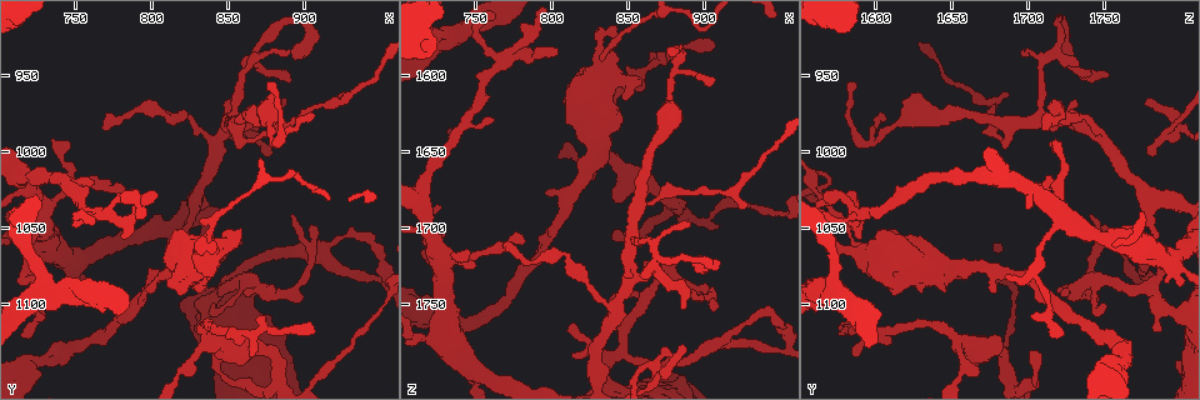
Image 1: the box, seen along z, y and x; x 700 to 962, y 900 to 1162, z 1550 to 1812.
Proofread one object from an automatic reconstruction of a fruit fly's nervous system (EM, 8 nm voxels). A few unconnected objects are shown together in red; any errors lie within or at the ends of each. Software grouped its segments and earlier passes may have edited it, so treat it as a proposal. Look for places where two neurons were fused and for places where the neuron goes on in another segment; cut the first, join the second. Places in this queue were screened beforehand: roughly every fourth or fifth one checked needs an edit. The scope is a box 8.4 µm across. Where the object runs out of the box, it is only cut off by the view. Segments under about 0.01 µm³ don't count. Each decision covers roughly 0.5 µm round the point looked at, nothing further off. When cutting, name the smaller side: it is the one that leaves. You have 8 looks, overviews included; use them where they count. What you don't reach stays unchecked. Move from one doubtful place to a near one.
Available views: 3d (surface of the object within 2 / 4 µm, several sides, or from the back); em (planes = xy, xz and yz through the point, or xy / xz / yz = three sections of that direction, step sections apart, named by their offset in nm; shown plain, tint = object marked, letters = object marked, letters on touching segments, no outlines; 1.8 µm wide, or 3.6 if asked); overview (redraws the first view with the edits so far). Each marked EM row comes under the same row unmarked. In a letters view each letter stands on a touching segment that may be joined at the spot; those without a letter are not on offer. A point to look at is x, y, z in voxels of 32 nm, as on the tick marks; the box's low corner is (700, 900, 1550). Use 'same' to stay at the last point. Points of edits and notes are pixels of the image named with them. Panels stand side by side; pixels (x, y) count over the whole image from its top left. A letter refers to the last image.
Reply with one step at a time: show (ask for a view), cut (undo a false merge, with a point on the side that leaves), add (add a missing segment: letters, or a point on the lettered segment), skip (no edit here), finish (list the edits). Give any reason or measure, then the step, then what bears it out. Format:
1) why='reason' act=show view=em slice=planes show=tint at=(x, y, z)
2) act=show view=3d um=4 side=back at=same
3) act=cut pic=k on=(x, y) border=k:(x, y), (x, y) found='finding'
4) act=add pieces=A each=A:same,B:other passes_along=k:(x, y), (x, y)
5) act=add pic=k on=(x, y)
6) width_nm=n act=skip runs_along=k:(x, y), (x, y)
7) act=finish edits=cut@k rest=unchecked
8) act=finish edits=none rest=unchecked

why='free end' act=show view=3d um=2 at=(720, 1118, 1722)

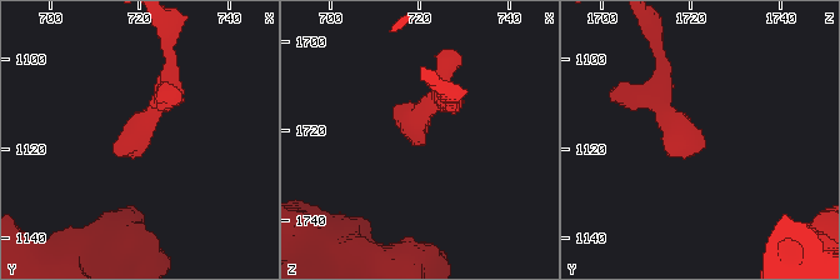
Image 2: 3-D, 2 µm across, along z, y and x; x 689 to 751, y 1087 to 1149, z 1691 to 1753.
act=show view=em slice=xy step=4 show=letters at=(720, 1120, 1723)

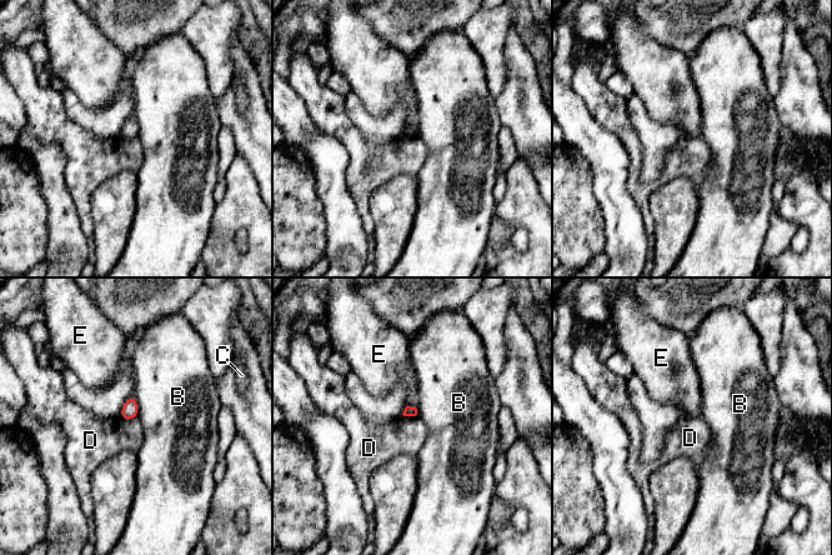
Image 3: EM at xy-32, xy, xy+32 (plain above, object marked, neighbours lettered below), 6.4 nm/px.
act=show view=em slice=yz step=4 show=letters at=same

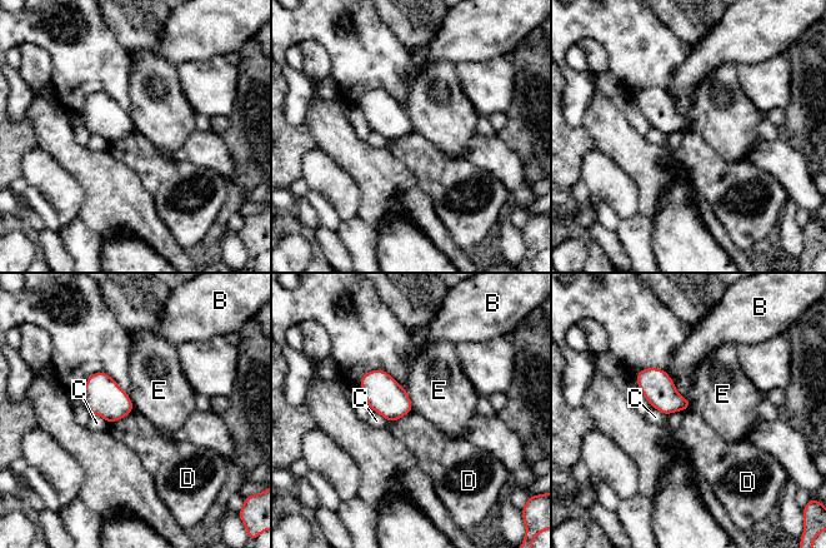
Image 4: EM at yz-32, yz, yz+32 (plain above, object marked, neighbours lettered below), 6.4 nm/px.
act=skip each=B:other,C:other,D:other,E:other border=4:(134, 409), (109, 424) found='no lettered segment goes on from it'

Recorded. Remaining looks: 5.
why='sudden change in width' act=show view=em slice=xy step=8 show=tint at=(868, 984, 1800)

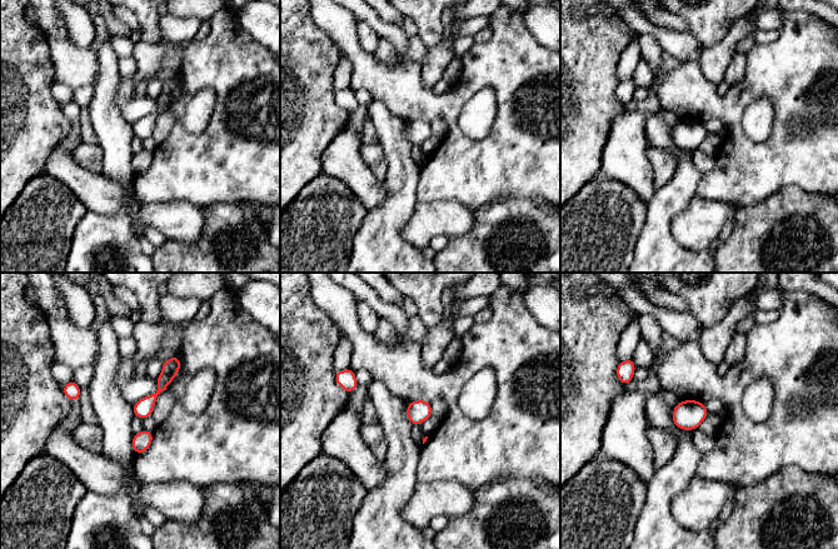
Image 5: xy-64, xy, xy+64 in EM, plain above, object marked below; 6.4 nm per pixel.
act=show view=em slice=planes show=letters at=same

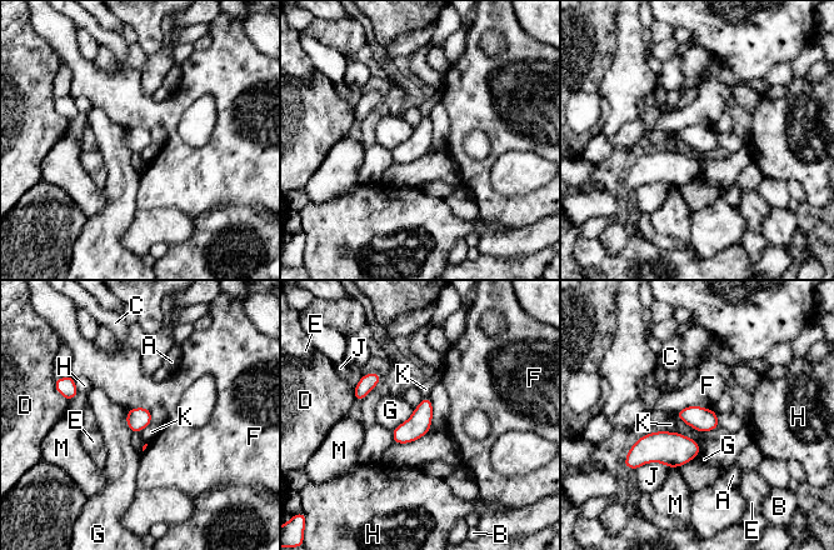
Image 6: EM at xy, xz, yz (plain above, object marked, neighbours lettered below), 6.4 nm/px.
act=skip each=A:other,B:other,C:other,D:other,E:other,F:other,G:other,H:other,J:other,K:other,M:other border=6:(719, 426), (699, 433) found='all the same neuron'

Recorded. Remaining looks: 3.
why='an open end' act=show view=em slice=xy step=4 show=letters at=(906, 1120, 1580)

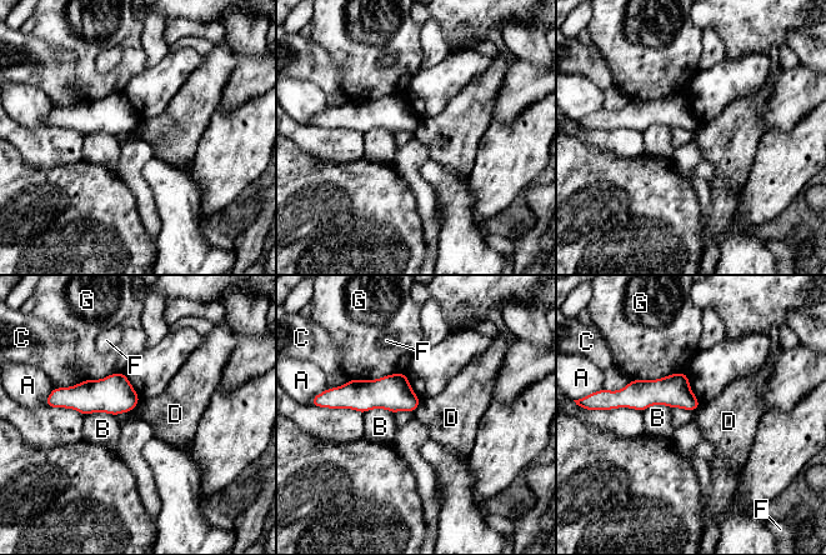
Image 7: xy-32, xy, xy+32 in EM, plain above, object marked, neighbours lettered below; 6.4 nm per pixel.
act=show view=em slice=planes show=letters at=same

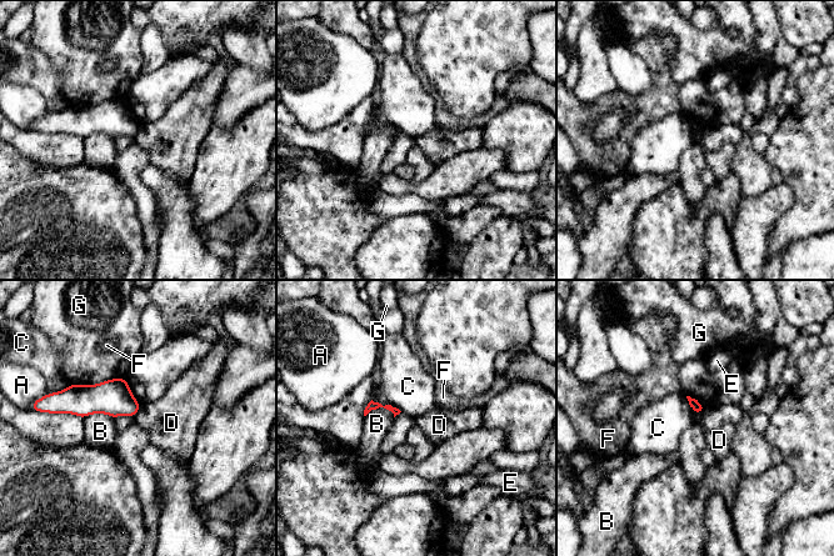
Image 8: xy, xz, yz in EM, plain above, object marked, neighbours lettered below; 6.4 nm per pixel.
act=skip each=A:other,B:other,C:other,D:other,E:other,F:other,G:other border=8:(140, 405), (134, 416) found='none of them fits'

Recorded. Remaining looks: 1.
act=finish edits=none rest=unchecked

